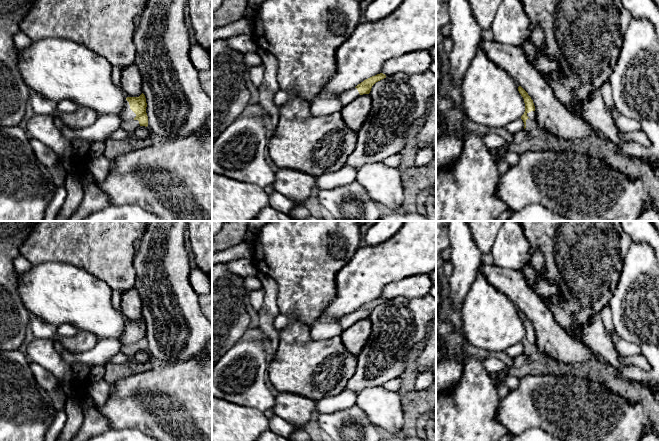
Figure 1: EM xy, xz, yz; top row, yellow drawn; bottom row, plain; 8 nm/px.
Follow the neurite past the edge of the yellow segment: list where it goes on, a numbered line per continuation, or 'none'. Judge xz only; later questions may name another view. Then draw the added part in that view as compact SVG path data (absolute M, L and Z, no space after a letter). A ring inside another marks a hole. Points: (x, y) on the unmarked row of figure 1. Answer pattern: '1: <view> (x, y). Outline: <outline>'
1: xz (347, 321). Outline: M352 312L350 314L344 316L343 318L339 319L338 322L341 326L341 329L344 331L344 330L348 329L349 327L351 327L353 324L355 324L359 320L360 320L360 318L359 318L357 312Z

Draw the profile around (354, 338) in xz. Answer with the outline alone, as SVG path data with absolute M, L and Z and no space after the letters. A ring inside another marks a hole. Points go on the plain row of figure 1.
M363 318L344 330L340 338L348 352L358 357L370 337L371 330L370 318Z

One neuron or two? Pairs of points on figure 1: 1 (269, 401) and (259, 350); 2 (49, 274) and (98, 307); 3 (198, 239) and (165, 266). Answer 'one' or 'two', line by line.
1: one
2: one
3: two

